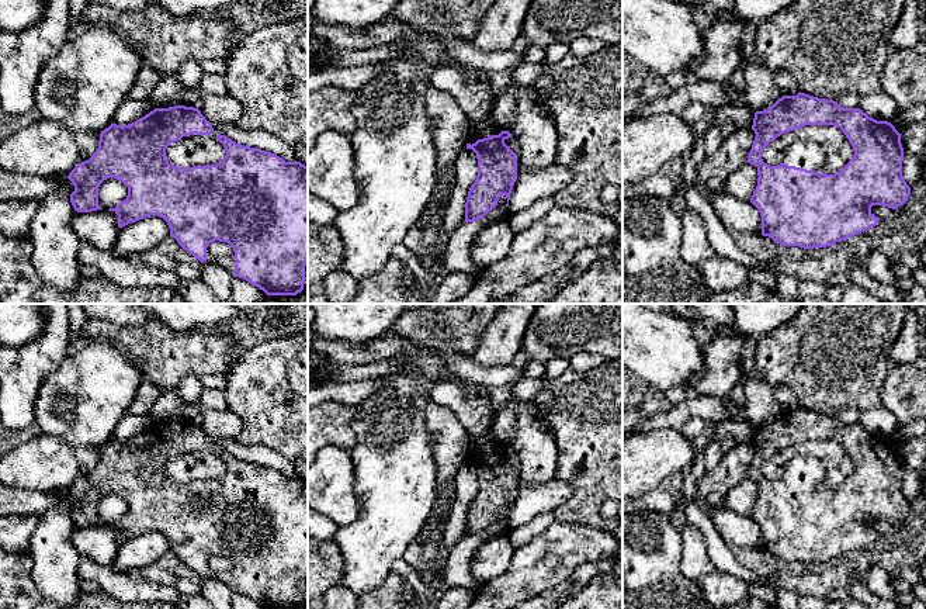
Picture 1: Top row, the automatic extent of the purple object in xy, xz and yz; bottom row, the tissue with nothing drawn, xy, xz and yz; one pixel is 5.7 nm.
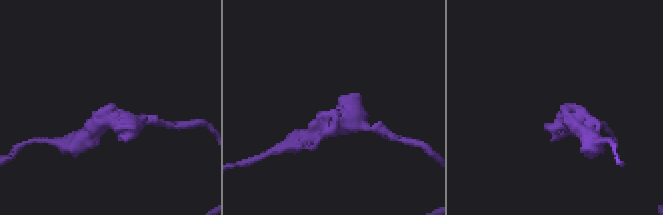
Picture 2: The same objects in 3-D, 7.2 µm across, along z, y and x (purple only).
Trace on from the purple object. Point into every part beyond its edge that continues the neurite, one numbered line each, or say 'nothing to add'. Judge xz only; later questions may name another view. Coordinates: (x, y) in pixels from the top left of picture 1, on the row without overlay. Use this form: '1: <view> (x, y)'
nothing to add

